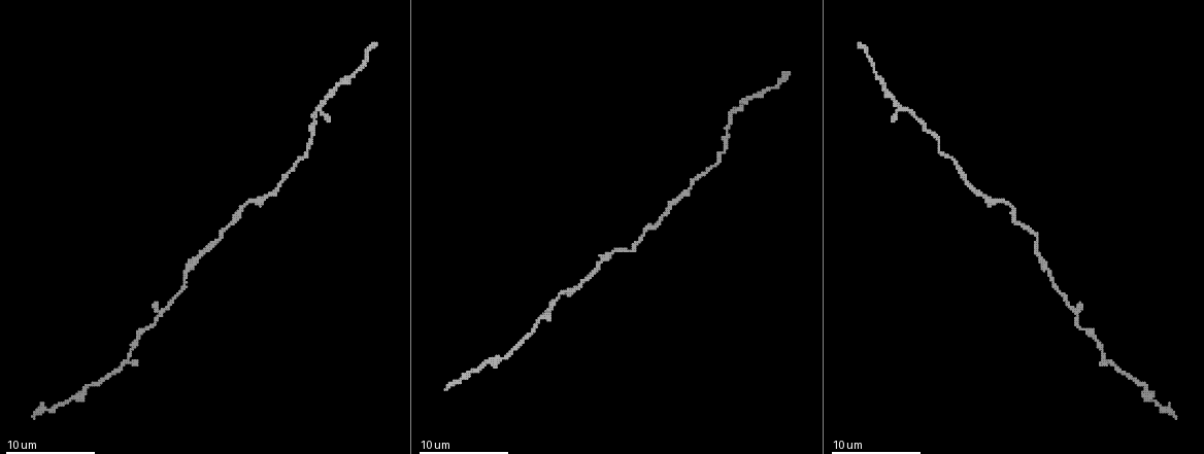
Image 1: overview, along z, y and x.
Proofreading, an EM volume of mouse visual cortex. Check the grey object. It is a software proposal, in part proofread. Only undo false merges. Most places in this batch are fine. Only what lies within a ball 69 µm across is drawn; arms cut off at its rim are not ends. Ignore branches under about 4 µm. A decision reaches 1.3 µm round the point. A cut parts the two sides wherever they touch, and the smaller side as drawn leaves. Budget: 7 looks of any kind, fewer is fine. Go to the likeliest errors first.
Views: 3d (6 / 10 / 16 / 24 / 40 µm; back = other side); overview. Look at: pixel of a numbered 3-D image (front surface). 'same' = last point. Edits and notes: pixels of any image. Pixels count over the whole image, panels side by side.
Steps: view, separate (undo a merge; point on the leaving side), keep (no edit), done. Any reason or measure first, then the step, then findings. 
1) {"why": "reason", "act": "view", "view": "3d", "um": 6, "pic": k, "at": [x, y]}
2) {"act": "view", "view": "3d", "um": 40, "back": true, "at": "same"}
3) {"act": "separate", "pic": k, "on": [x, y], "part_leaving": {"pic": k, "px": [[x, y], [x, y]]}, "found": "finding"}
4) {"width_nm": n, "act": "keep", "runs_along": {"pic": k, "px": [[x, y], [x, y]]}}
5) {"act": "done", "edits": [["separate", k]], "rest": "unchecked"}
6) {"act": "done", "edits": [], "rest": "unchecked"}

{"why": "thick turns thin", "act": "view", "view": "3d", "um": 6, "pic": 1, "at": [484, 362]}

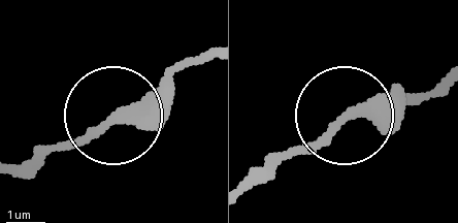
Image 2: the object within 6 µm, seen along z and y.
{"act": "keep", "found": "all the same cell"}

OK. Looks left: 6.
{"why": "small branch off a trunk", "act": "view", "view": "3d", "um": 10, "pic": 1, "at": [1077, 319]}

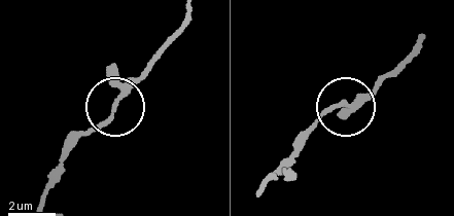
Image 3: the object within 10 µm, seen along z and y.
{"act": "keep", "runs_along": {"pic": 3, "px": [[187, 8], [181, 27], [110, 115], [65, 148]]}, "found": "continuous, no second cell"}

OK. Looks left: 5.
{"why": "side arm on a straight run", "act": "view", "view": "3d", "um": 10, "pic": 1, "at": [1104, 355]}

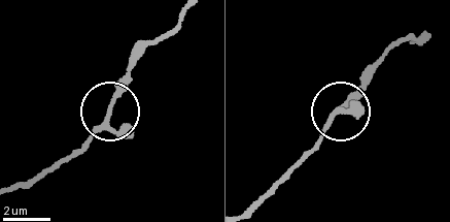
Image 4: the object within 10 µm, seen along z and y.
{"act": "view", "view": "3d", "um": 6, "pic": 4, "at": [337, 110]}

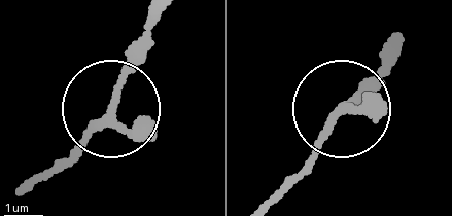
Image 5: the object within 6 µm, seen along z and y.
{"act": "keep", "runs_along": {"pic": 5, "px": [[394, 51], [286, 186]]}, "found": "continuous, no second cell"}

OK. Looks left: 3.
{"act": "done", "edits": [], "rest": "unchecked"}

